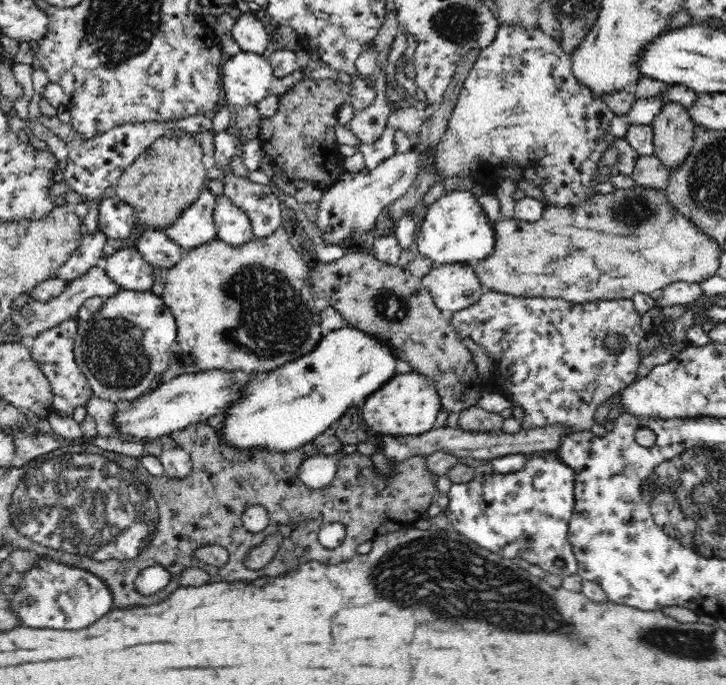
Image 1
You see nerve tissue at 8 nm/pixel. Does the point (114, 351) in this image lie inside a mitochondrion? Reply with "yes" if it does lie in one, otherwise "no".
yes

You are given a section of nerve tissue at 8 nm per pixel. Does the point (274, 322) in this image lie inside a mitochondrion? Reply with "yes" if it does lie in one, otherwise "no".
yes

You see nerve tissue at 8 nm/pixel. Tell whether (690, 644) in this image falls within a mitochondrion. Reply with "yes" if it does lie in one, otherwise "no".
yes

